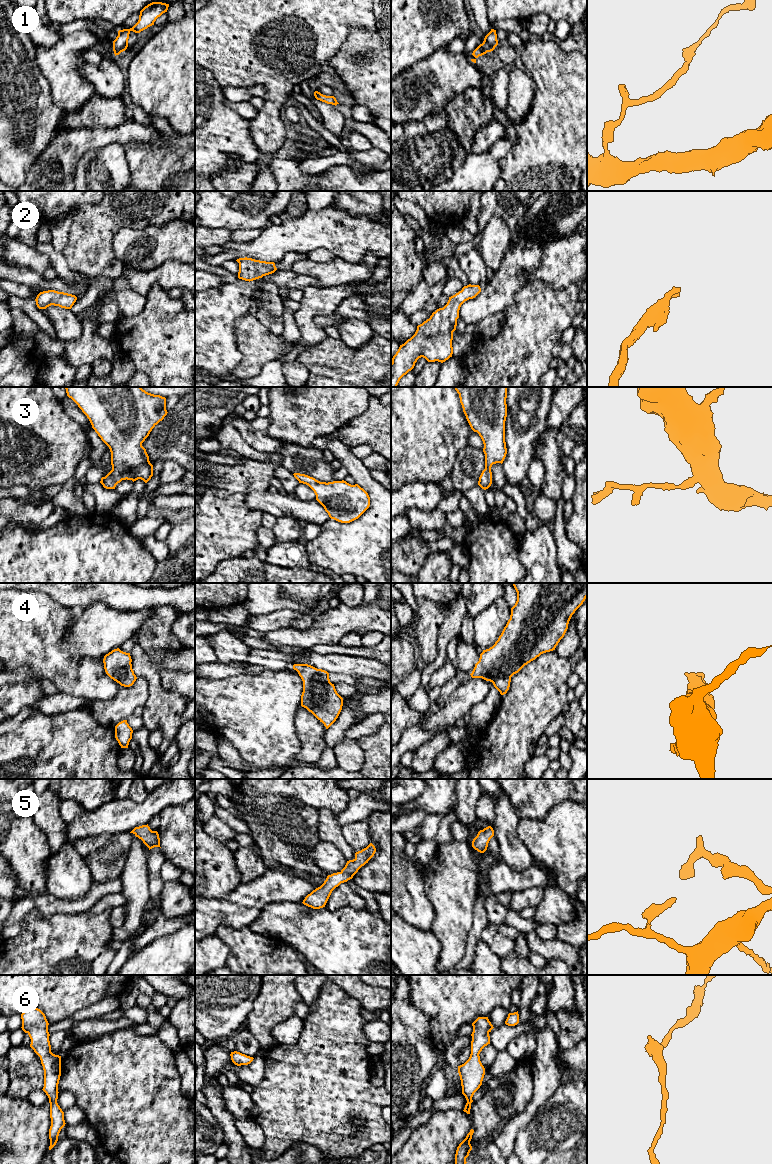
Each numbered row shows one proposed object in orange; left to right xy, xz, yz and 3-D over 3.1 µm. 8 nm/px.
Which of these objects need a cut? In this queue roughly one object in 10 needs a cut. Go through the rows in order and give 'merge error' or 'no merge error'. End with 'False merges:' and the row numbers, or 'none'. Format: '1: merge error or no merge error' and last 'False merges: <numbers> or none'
1: no merge error
2: no merge error
3: no merge error
4: no merge error
5: no merge error
6: no merge error
False merges: none

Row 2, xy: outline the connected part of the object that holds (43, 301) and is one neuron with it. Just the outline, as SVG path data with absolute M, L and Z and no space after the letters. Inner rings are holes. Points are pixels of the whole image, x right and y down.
M55 290L40 292L35 299L36 305L39 309L46 309L51 305L71 309L76 300L77 297L75 295Z

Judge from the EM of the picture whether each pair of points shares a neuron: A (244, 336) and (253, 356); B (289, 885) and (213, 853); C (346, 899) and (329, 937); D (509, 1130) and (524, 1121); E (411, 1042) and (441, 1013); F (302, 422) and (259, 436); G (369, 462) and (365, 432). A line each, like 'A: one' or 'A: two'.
A: one
B: two
C: two
D: one
E: two
F: two
G: two

